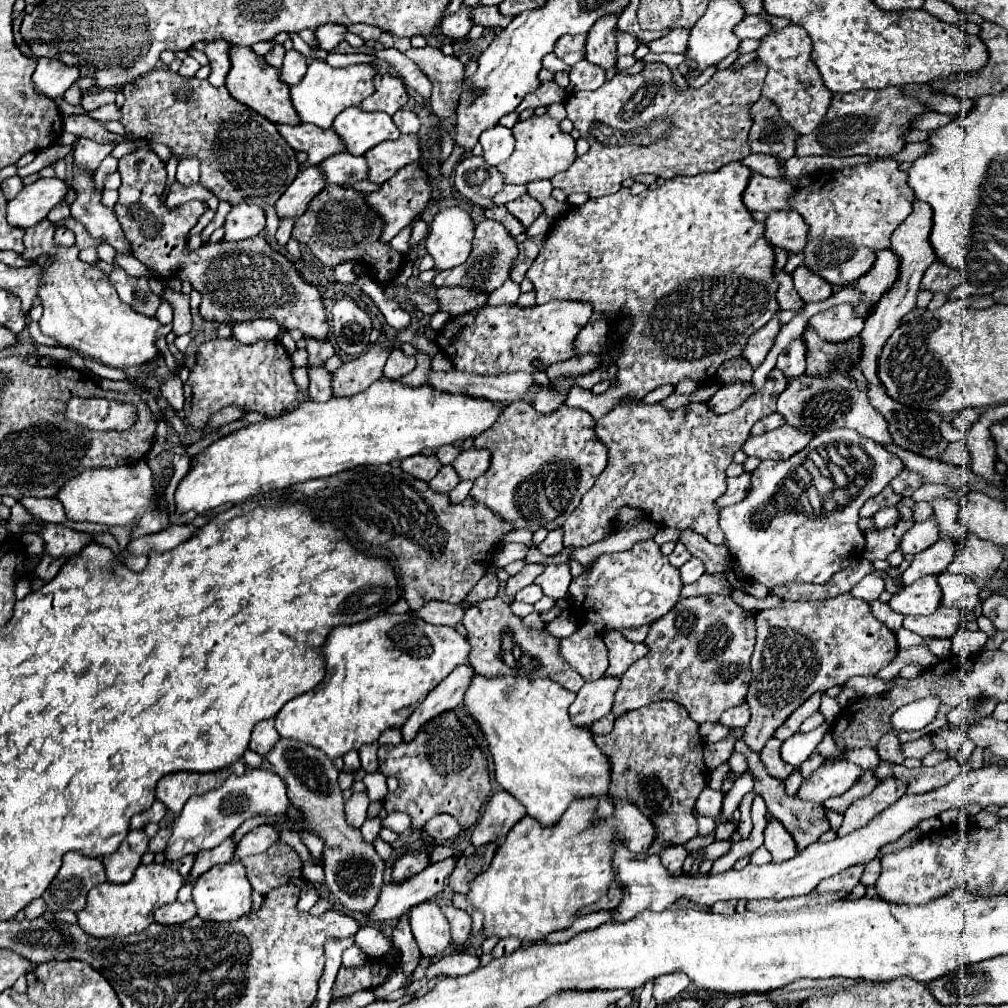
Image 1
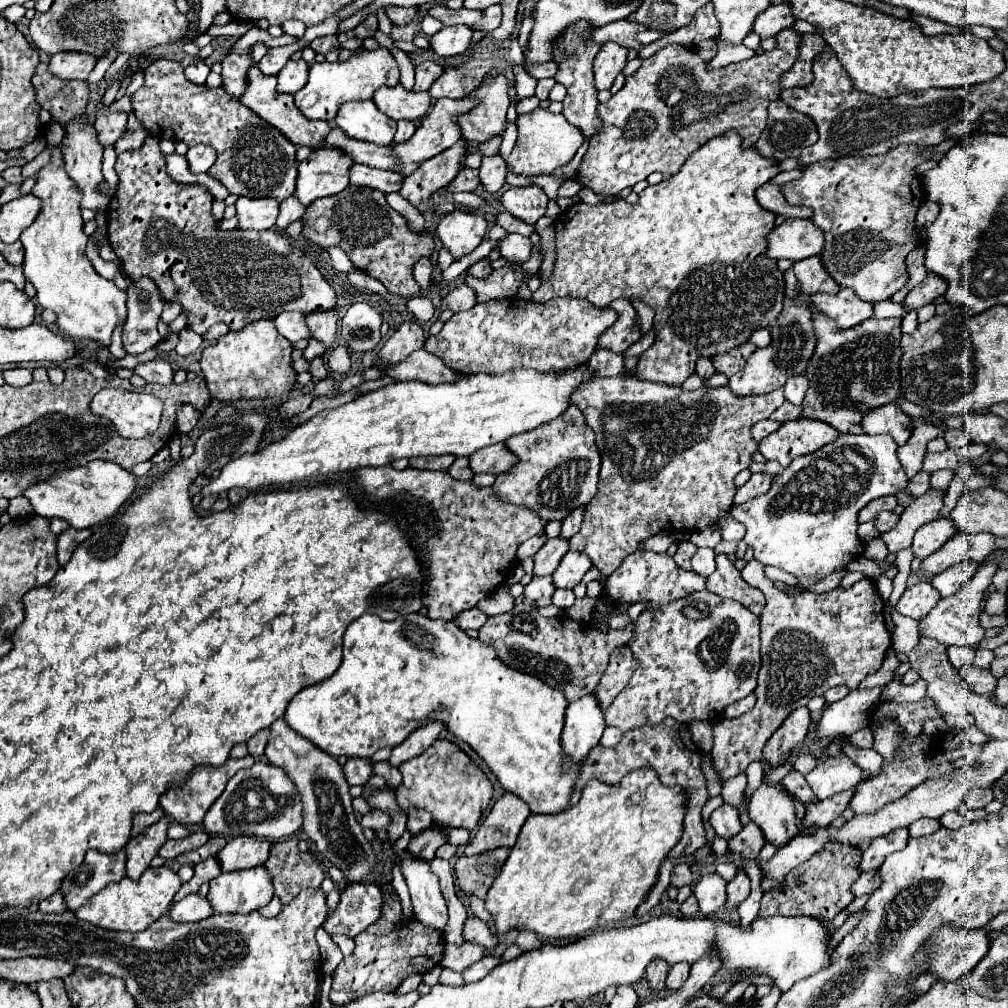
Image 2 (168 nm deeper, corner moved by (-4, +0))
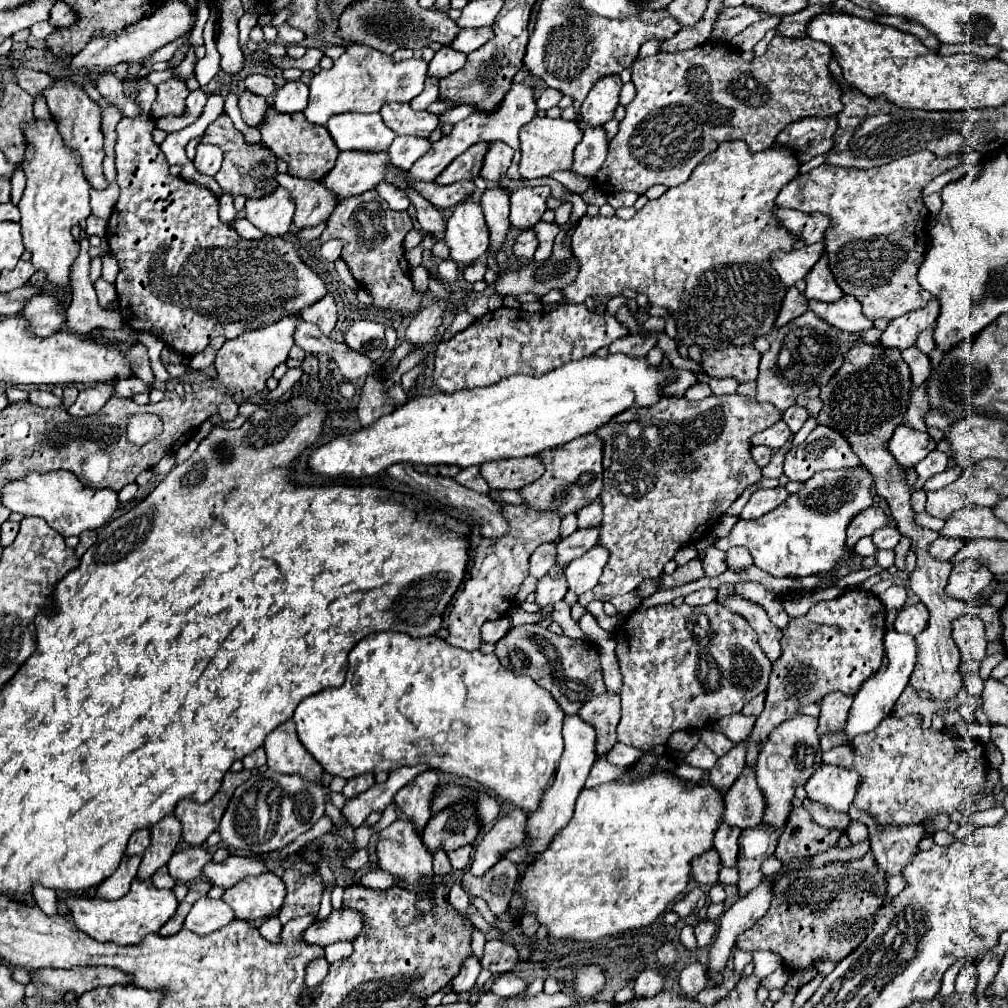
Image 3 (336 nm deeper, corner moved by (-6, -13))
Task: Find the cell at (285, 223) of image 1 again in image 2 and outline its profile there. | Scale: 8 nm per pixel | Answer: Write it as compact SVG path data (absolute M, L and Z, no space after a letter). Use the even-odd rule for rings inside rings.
M296 197L284 199L284 201L280 203L280 215L278 215L278 221L276 221L276 229L278 229L280 233L284 233L284 229L286 229L290 223L298 221L298 219L304 215L304 211L306 211L306 207L304 207Z

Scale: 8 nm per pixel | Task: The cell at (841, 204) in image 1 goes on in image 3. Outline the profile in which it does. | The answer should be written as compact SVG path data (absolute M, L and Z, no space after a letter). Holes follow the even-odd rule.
M920 150L870 170L822 164L788 182L780 190L776 204L780 208L830 216L832 224L826 230L824 244L836 284L844 294L854 296L862 304L862 312L870 320L892 320L922 308L932 298L916 280L928 248L924 234L928 210L922 204L922 190L932 178L948 172L956 164L980 164L982 158L978 152L936 158L928 150Z

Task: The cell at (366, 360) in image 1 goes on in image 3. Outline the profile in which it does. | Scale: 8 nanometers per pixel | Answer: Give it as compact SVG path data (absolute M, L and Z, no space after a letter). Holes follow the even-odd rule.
M430 304L420 308L420 312L412 318L410 326L406 328L406 340L414 344L428 344L434 340L438 326L442 324L444 308L438 304Z

